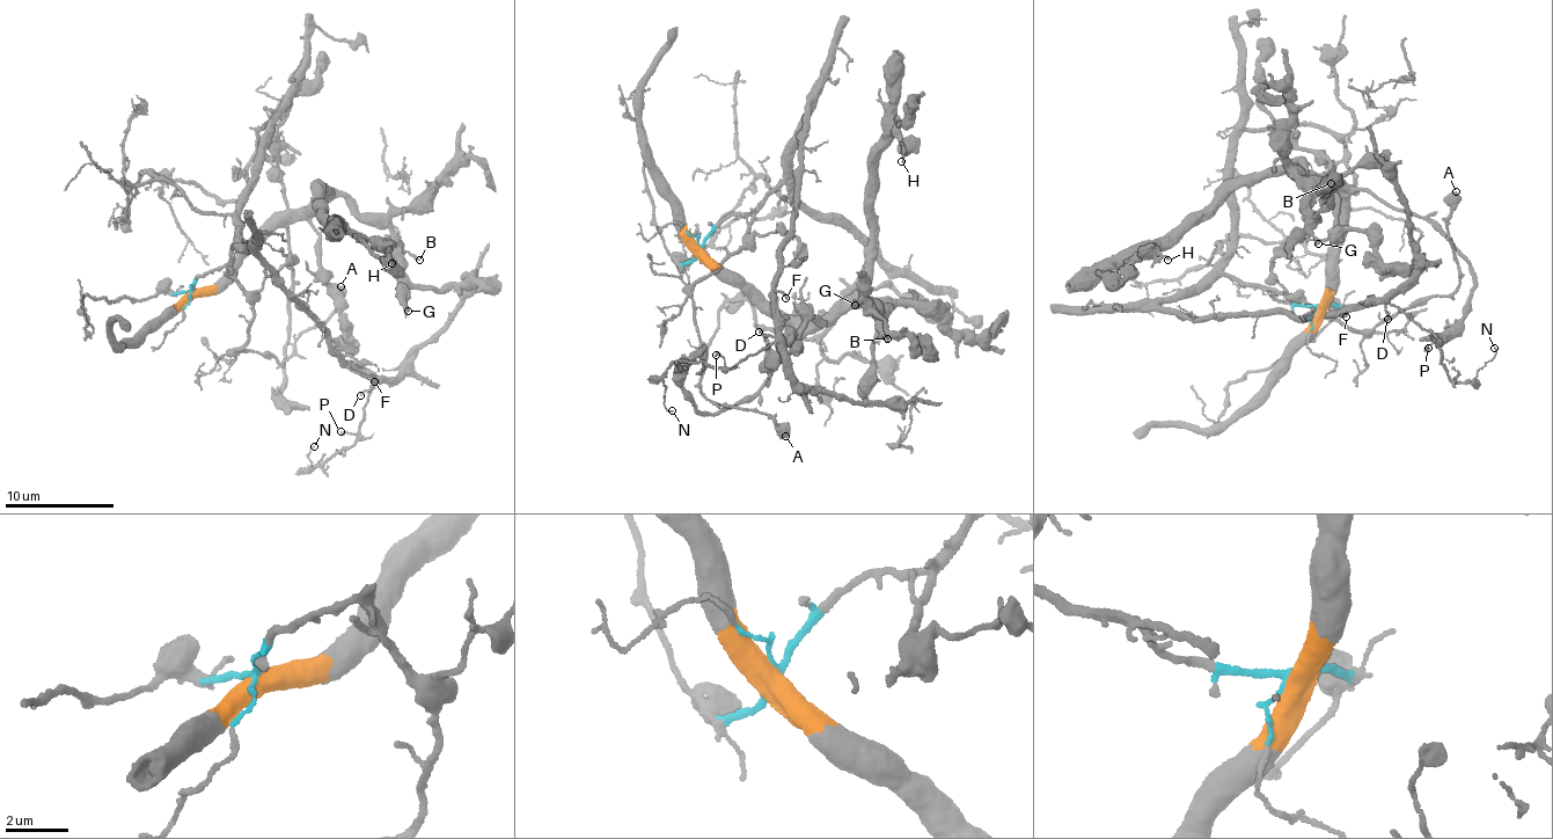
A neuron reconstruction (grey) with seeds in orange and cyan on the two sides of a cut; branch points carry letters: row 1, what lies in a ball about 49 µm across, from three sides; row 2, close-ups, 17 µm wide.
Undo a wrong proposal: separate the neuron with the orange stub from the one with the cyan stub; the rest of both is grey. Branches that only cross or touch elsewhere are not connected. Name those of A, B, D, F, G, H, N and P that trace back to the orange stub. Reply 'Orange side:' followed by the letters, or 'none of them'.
Orange side: B, G, H

